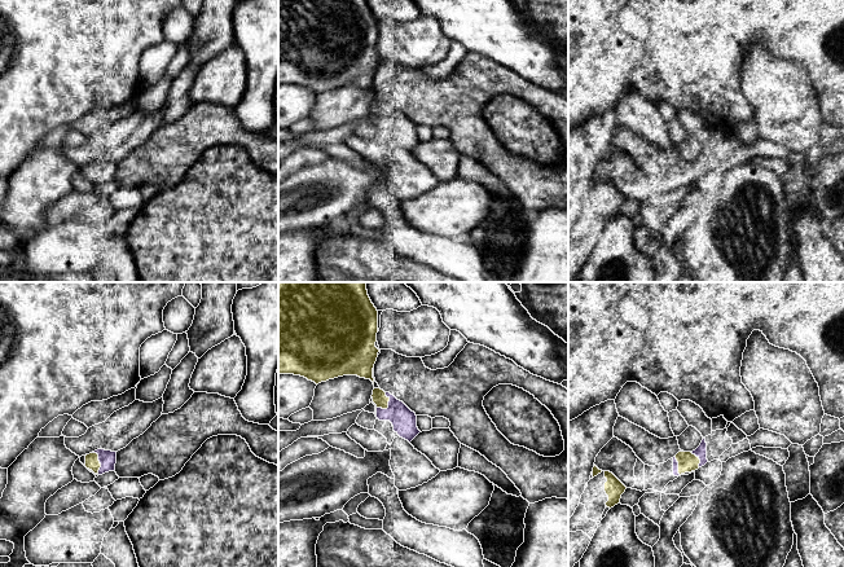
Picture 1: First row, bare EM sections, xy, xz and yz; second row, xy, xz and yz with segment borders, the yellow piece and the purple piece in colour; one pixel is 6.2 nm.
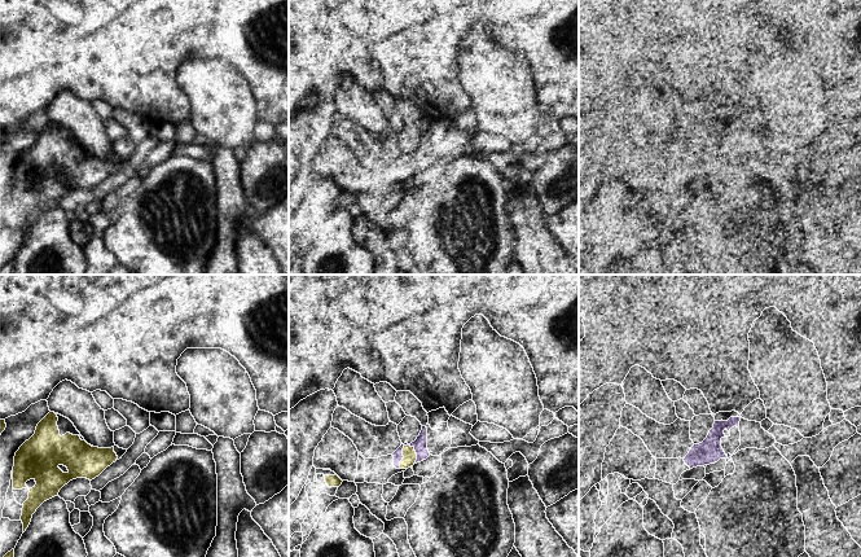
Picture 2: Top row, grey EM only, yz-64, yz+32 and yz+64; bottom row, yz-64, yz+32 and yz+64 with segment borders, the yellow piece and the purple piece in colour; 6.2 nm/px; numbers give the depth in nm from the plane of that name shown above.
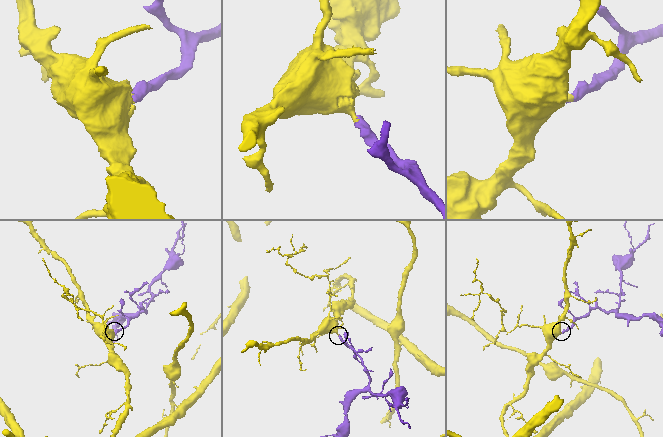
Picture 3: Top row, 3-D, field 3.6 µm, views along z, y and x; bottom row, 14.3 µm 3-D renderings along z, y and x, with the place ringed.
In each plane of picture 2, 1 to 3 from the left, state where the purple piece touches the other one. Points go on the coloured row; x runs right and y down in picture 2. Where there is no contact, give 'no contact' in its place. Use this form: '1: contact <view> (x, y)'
1: no contact
2: contact yz+32 (403, 457)
3: no contact

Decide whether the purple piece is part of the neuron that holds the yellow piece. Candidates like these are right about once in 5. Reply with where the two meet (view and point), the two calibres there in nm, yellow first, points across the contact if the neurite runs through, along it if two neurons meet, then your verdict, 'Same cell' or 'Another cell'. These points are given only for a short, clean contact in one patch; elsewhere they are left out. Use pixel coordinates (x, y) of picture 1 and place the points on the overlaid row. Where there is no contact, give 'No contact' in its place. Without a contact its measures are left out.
Touches yellow at xz (387, 405). Thickness 90 nm (yellow) against 160 nm. Same cell

